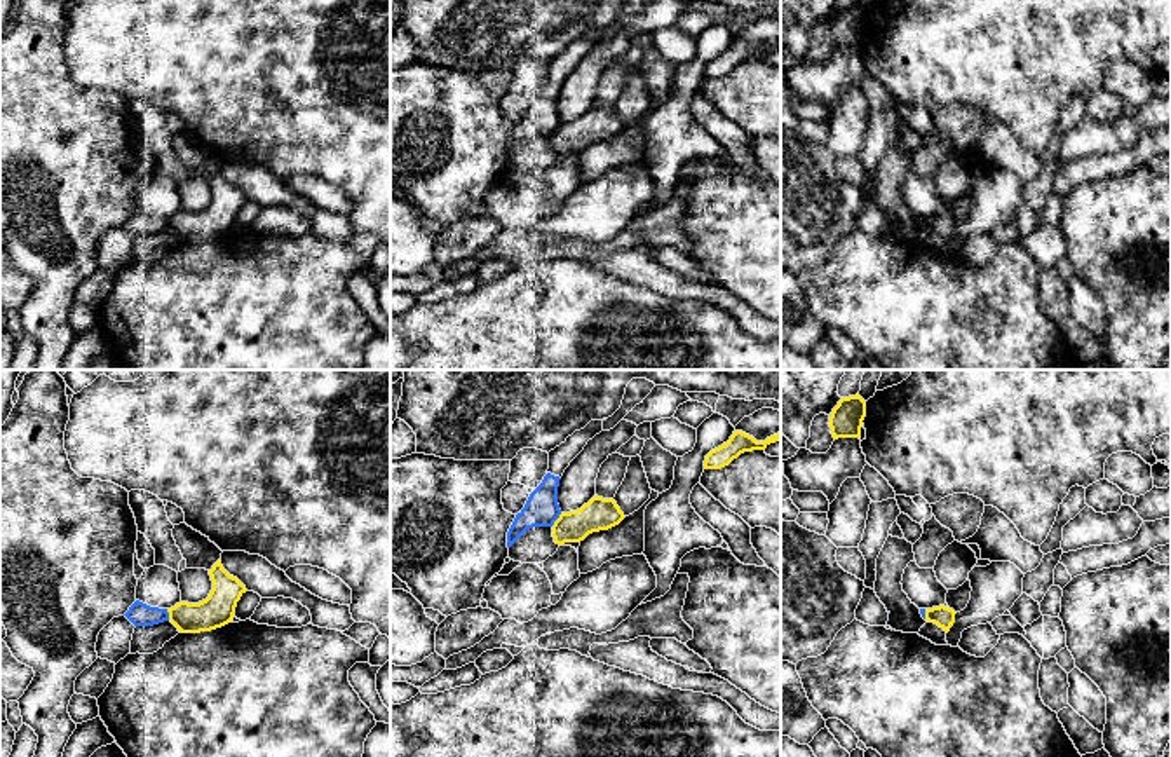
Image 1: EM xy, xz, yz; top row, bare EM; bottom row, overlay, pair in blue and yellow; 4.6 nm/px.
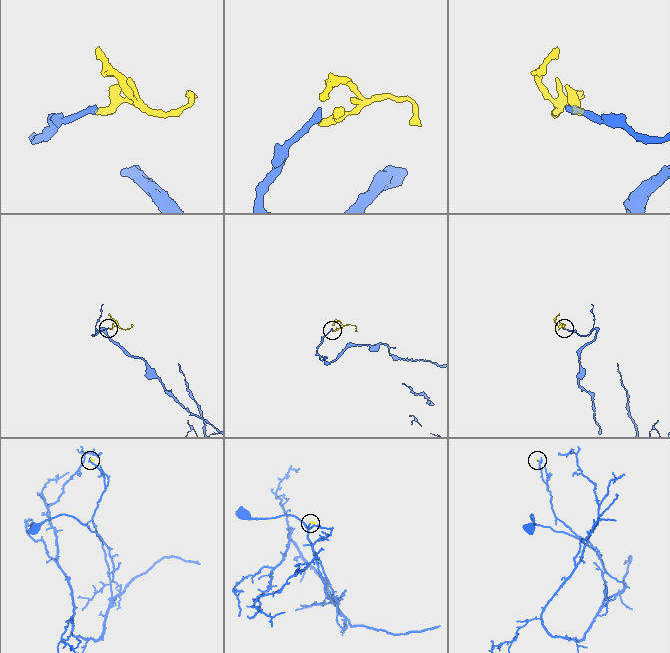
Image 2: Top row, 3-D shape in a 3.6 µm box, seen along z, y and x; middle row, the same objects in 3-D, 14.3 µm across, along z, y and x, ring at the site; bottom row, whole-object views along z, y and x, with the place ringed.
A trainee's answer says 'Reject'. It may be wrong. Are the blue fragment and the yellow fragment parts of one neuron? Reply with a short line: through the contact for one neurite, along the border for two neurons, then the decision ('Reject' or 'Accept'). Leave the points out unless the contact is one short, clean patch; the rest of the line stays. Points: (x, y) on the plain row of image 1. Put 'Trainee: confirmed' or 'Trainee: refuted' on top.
Trainee: confirmed
Reject

